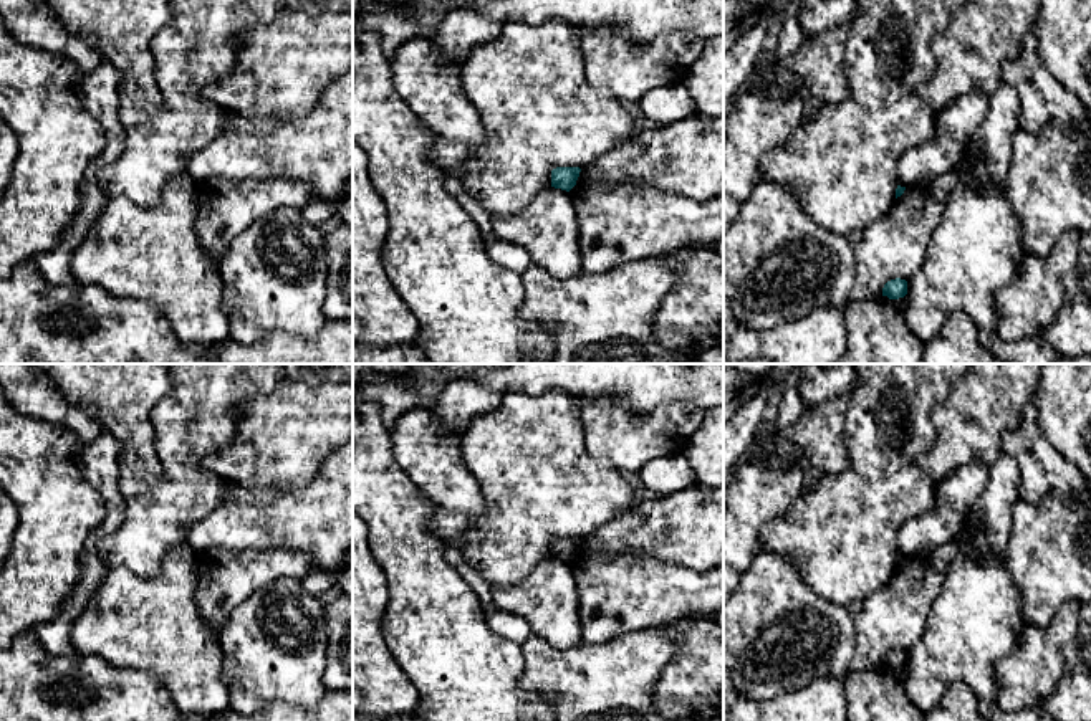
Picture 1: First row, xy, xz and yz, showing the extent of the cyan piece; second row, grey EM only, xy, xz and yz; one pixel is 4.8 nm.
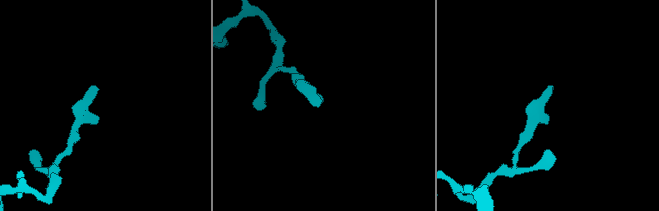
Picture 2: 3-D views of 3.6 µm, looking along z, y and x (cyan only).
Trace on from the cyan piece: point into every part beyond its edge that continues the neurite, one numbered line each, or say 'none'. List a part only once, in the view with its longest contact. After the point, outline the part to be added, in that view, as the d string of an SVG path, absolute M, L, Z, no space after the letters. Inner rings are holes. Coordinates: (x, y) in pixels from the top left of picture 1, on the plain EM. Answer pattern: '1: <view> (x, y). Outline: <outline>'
none

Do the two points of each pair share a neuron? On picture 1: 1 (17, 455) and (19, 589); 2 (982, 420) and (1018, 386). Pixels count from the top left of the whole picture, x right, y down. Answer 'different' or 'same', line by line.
1: same
2: same

